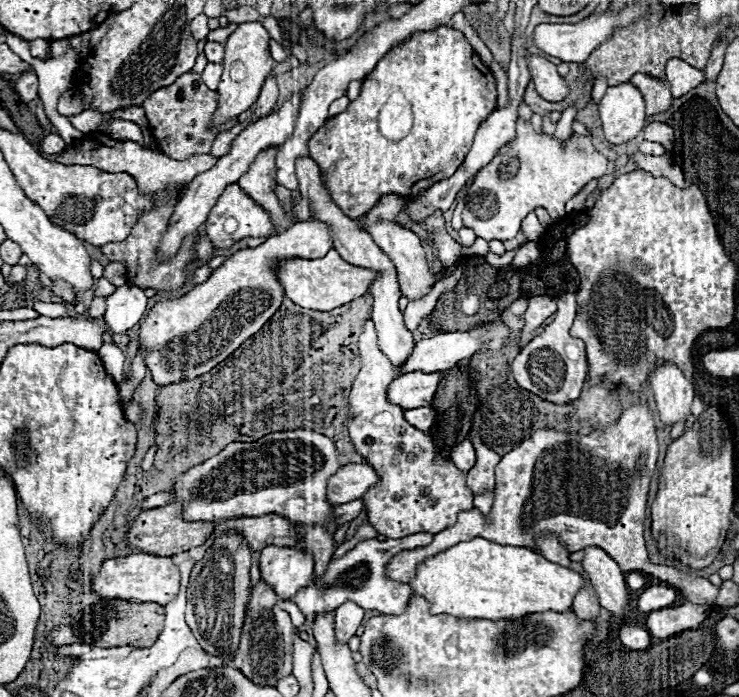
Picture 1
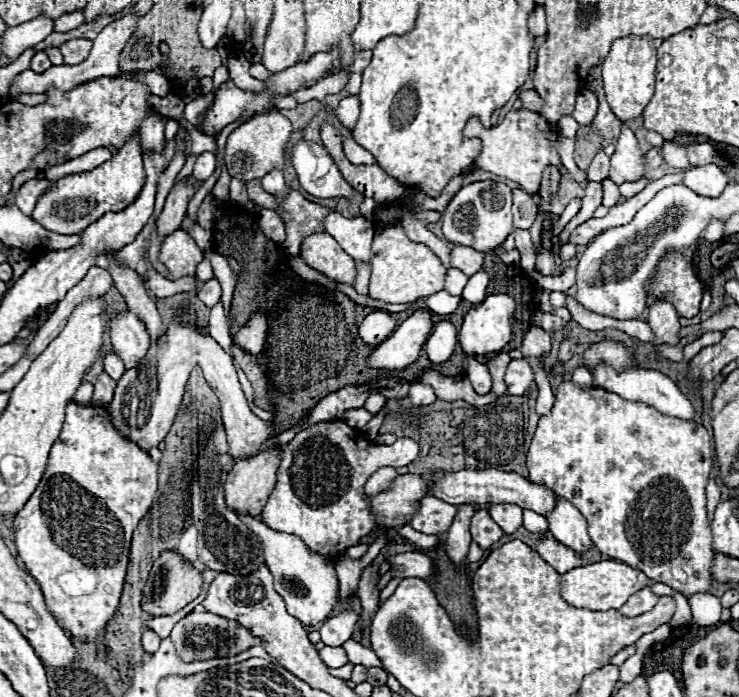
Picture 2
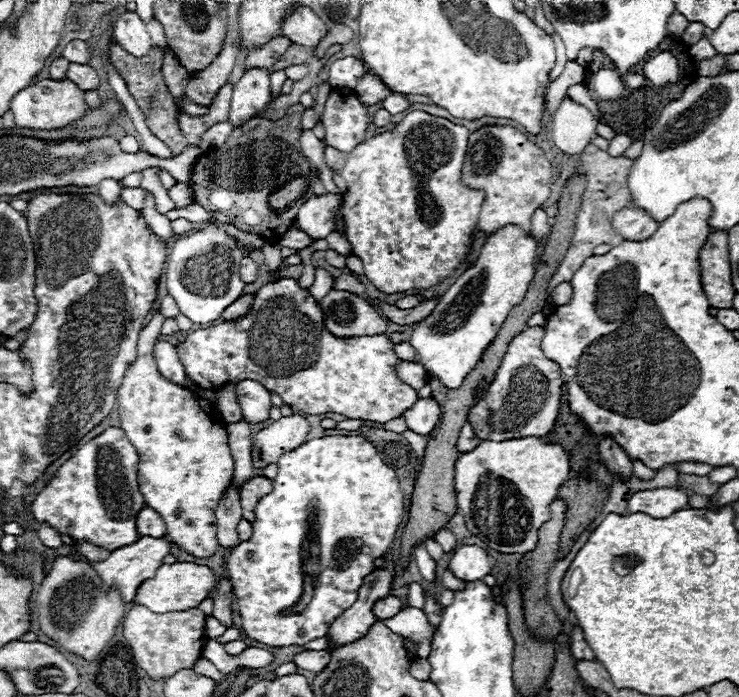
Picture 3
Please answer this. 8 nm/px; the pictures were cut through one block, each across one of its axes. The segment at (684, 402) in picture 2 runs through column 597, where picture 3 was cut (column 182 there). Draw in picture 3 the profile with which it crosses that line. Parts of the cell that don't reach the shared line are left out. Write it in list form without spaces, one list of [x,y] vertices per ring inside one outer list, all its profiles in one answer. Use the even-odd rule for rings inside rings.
[[[158,340],[158,342],[154,344],[152,356],[154,356],[154,362],[156,362],[156,366],[158,366],[158,370],[160,370],[160,374],[162,374],[164,378],[168,378],[170,382],[174,382],[174,384],[178,384],[178,386],[186,386],[188,376],[186,376],[184,366],[182,366],[182,362],[180,362],[180,358],[178,358],[176,346],[172,346],[172,344],[166,342],[166,340]]]

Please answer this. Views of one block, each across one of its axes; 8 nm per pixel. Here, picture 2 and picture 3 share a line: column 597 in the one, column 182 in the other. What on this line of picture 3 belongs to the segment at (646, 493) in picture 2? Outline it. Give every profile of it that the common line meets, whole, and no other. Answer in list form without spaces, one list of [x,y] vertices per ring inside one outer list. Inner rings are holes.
[[[160,310],[154,312],[150,324],[142,328],[138,338],[138,356],[128,366],[122,386],[118,388],[118,416],[120,416],[120,428],[124,430],[130,444],[138,450],[140,464],[138,464],[138,486],[142,490],[142,496],[146,498],[146,504],[158,510],[166,522],[166,536],[186,552],[206,558],[212,556],[218,548],[216,540],[216,506],[222,496],[222,490],[232,482],[234,474],[234,458],[228,448],[228,434],[226,428],[220,424],[222,416],[212,406],[212,402],[196,396],[194,392],[180,388],[178,384],[166,380],[152,358],[154,342],[158,340],[160,326],[164,316]]]

